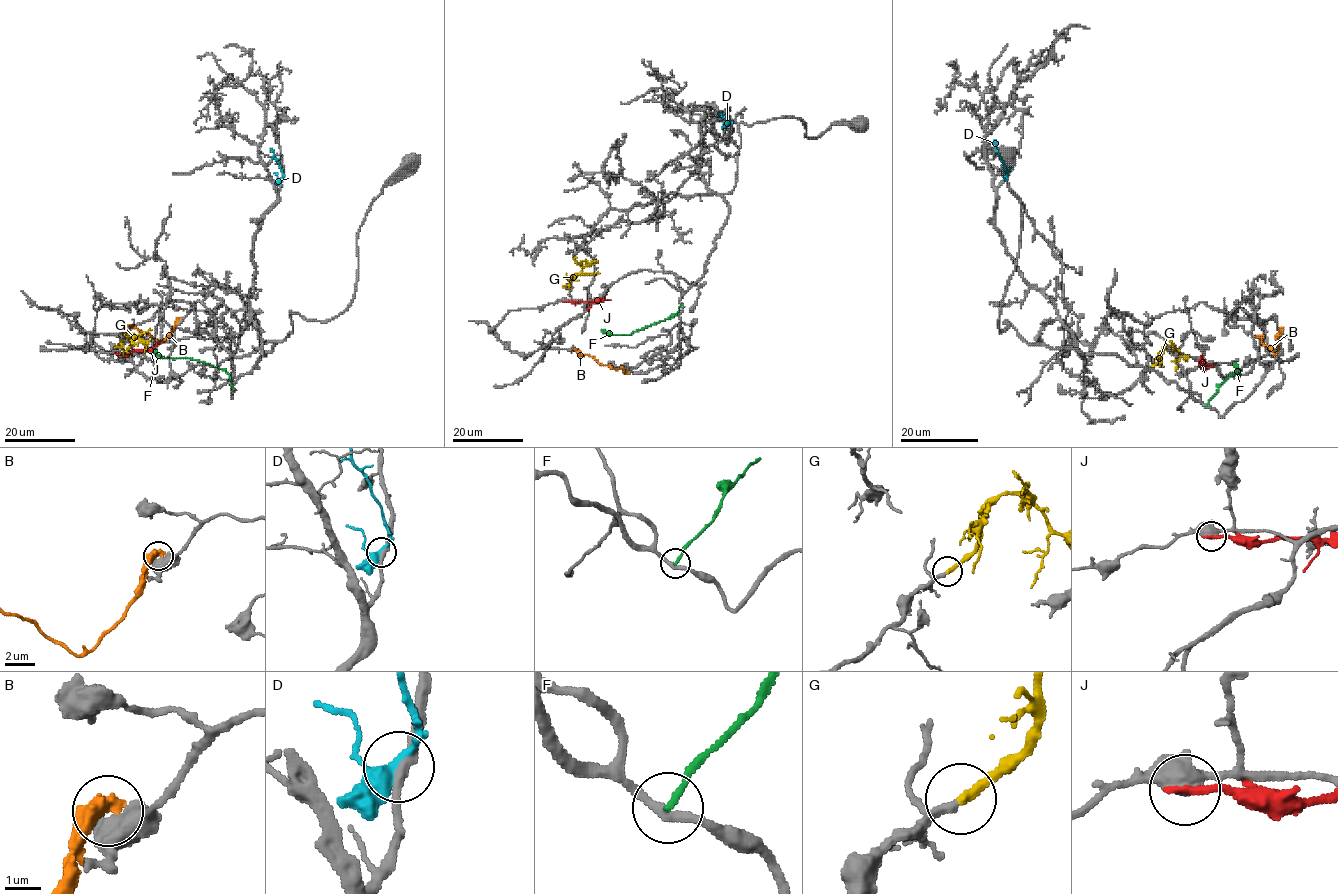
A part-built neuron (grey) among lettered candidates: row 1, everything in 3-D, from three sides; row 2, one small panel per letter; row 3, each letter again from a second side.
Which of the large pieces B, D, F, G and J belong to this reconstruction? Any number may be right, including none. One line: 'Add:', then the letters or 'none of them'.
Add: G

